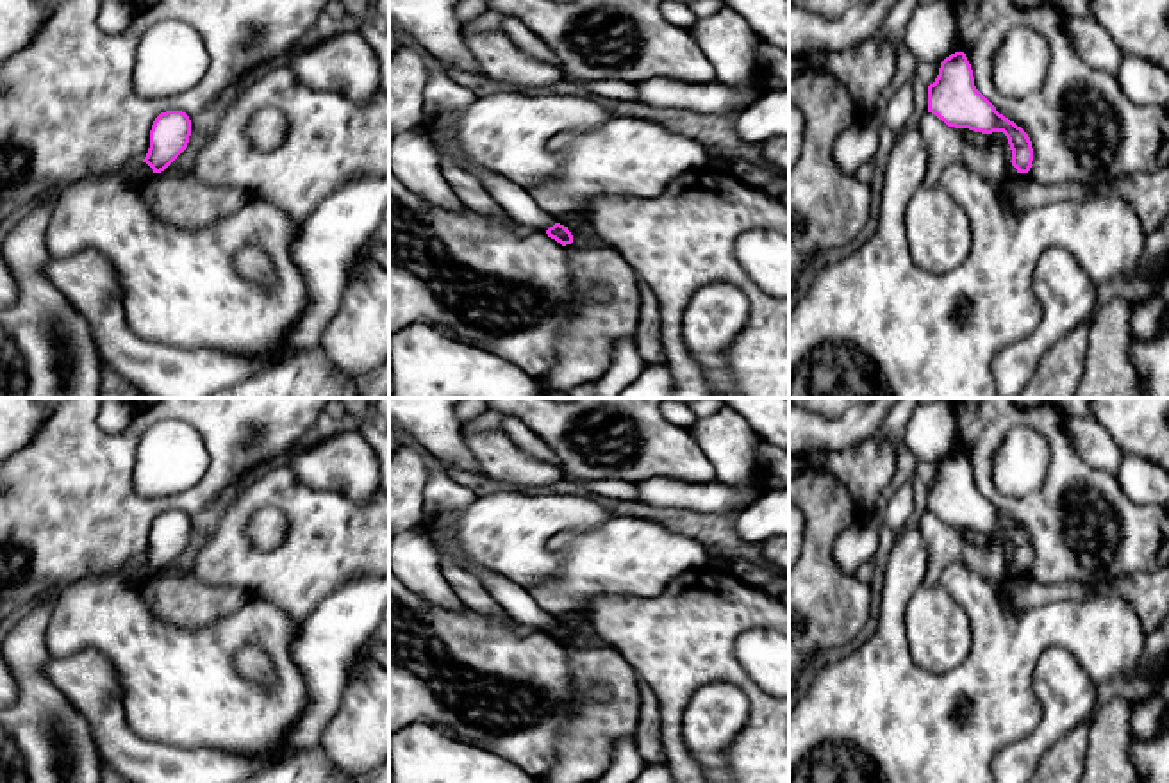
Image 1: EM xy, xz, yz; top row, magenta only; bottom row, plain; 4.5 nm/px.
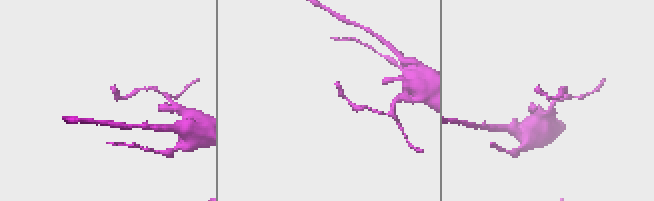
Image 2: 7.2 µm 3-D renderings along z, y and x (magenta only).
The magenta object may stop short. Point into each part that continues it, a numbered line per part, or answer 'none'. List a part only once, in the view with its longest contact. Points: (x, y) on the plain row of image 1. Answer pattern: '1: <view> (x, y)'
none

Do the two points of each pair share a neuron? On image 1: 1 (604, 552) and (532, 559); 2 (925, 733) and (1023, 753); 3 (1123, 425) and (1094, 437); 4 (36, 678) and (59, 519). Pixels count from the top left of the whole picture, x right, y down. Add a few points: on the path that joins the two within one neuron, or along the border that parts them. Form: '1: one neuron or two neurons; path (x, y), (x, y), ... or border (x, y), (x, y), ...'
1: two neurons; border (595, 527), (550, 539), (563, 564), (538, 587)
2: two neurons; border (1036, 726), (1023, 737), (1005, 744), (991, 764)
3: two neurons; border (1089, 416), (1125, 453)
4: two neurons; border (47, 593), (22, 612)

